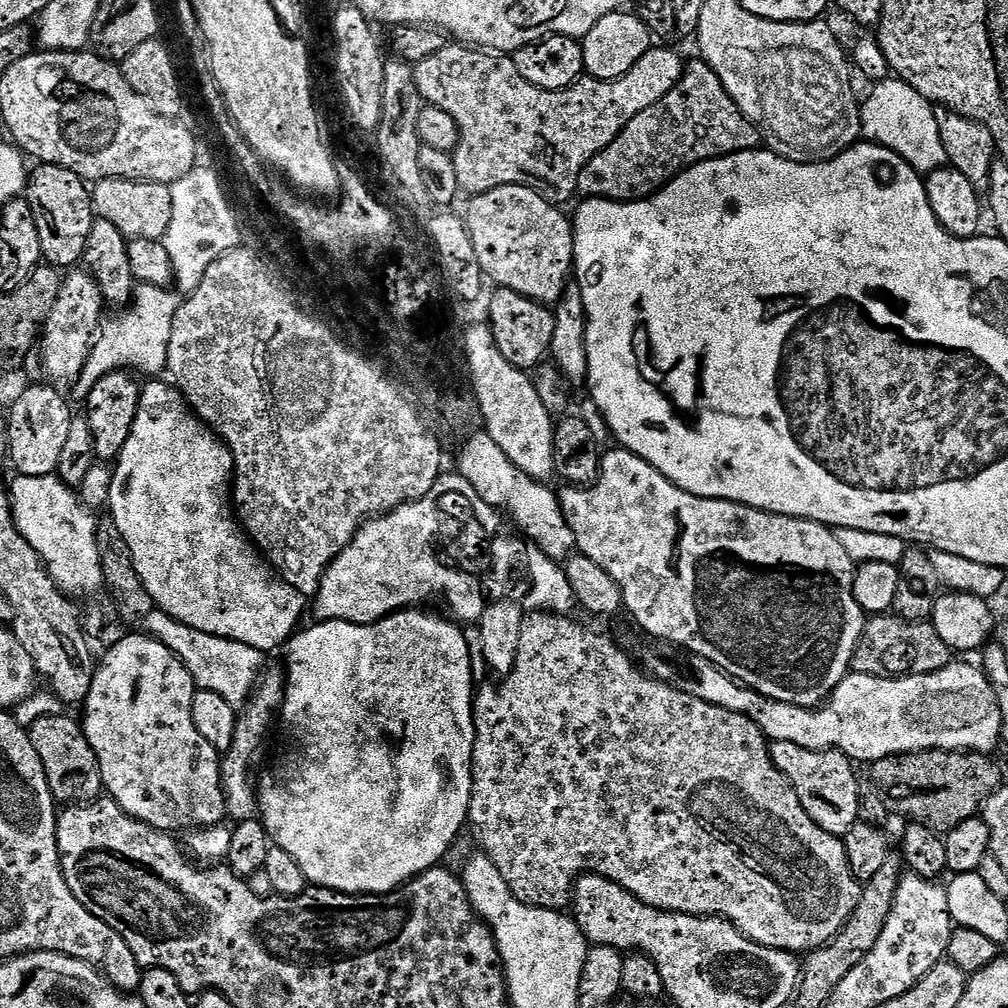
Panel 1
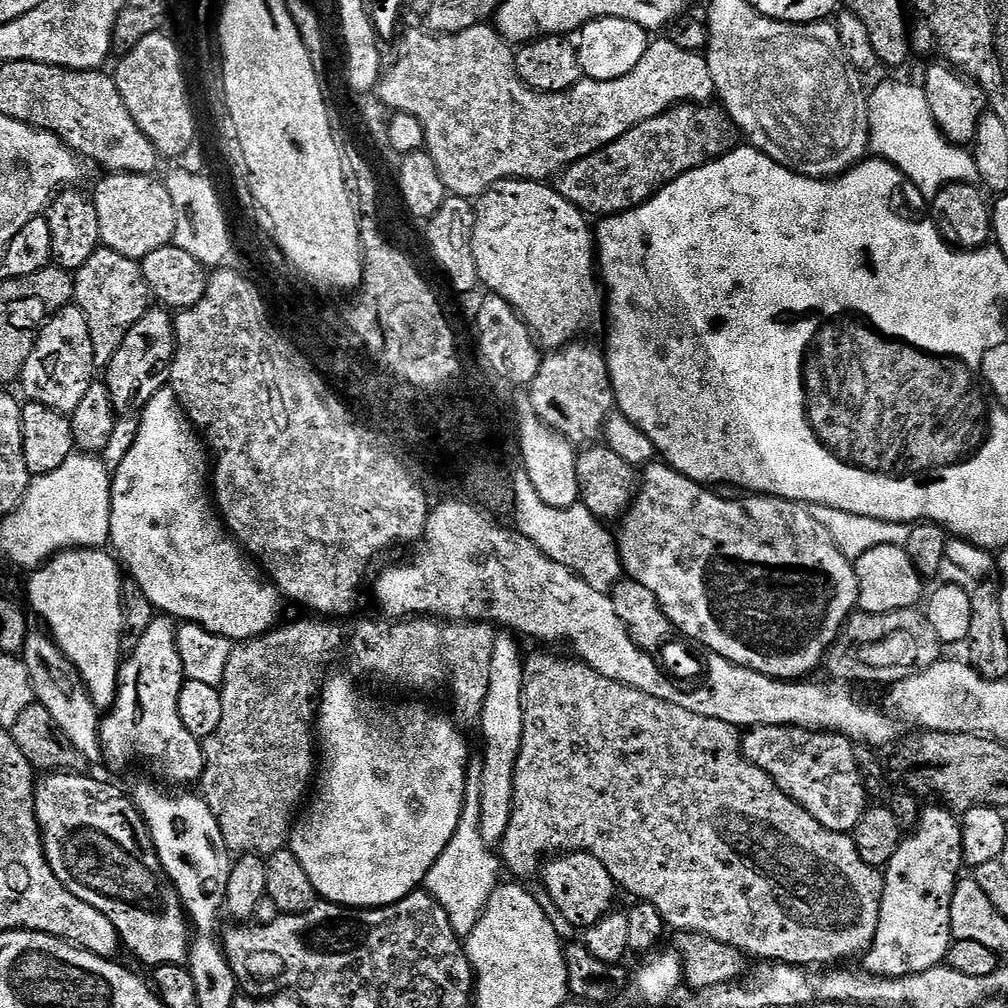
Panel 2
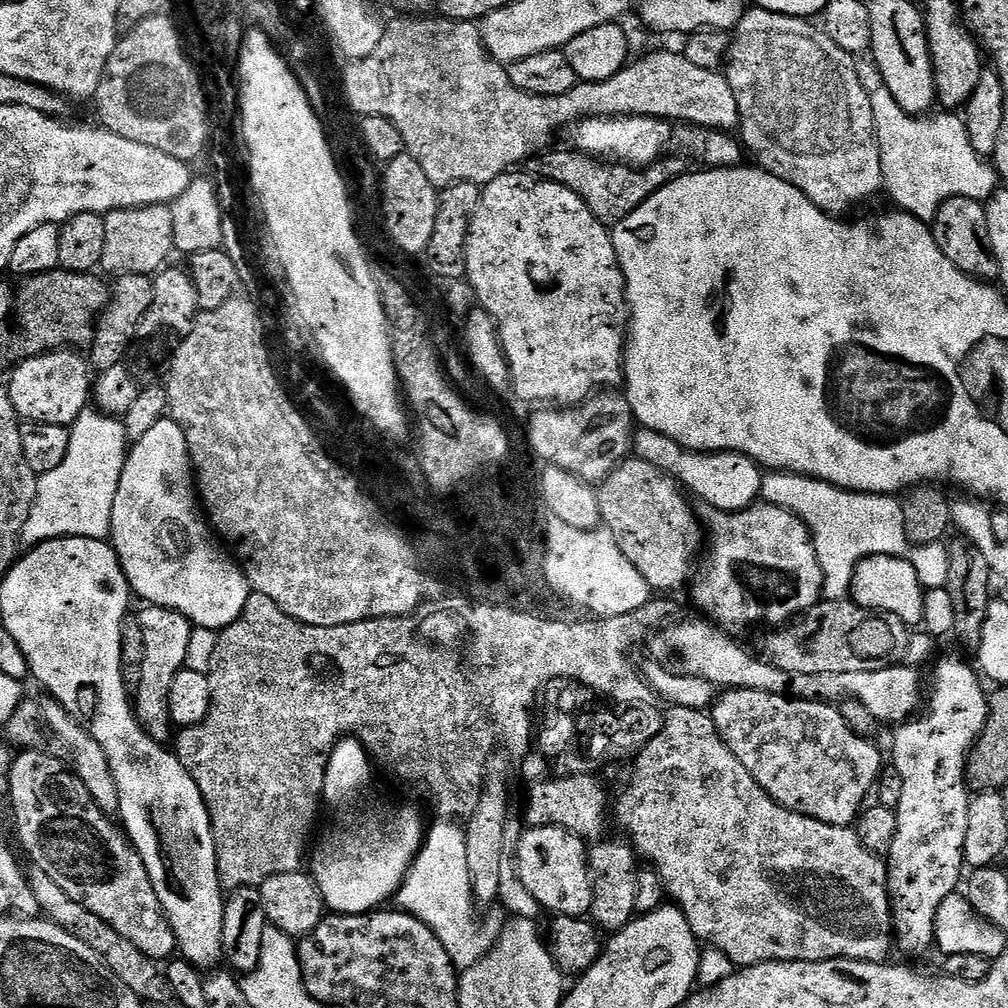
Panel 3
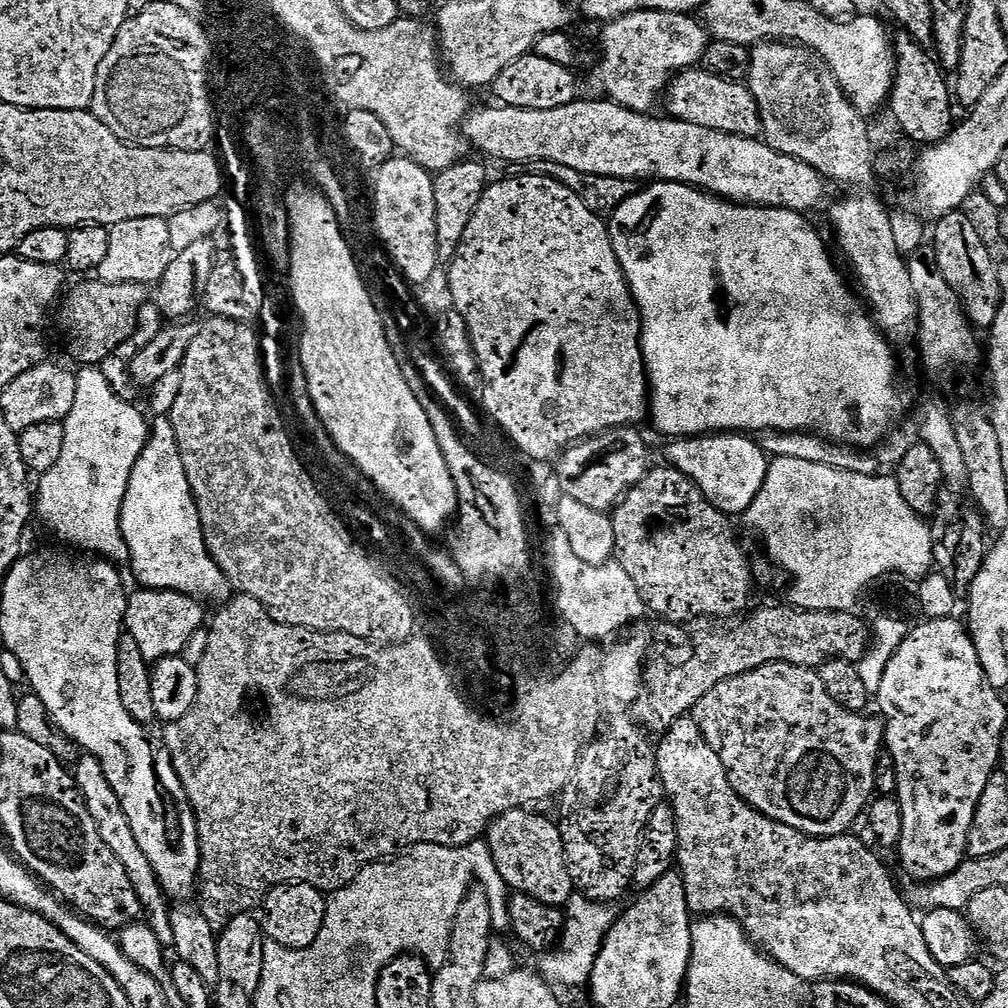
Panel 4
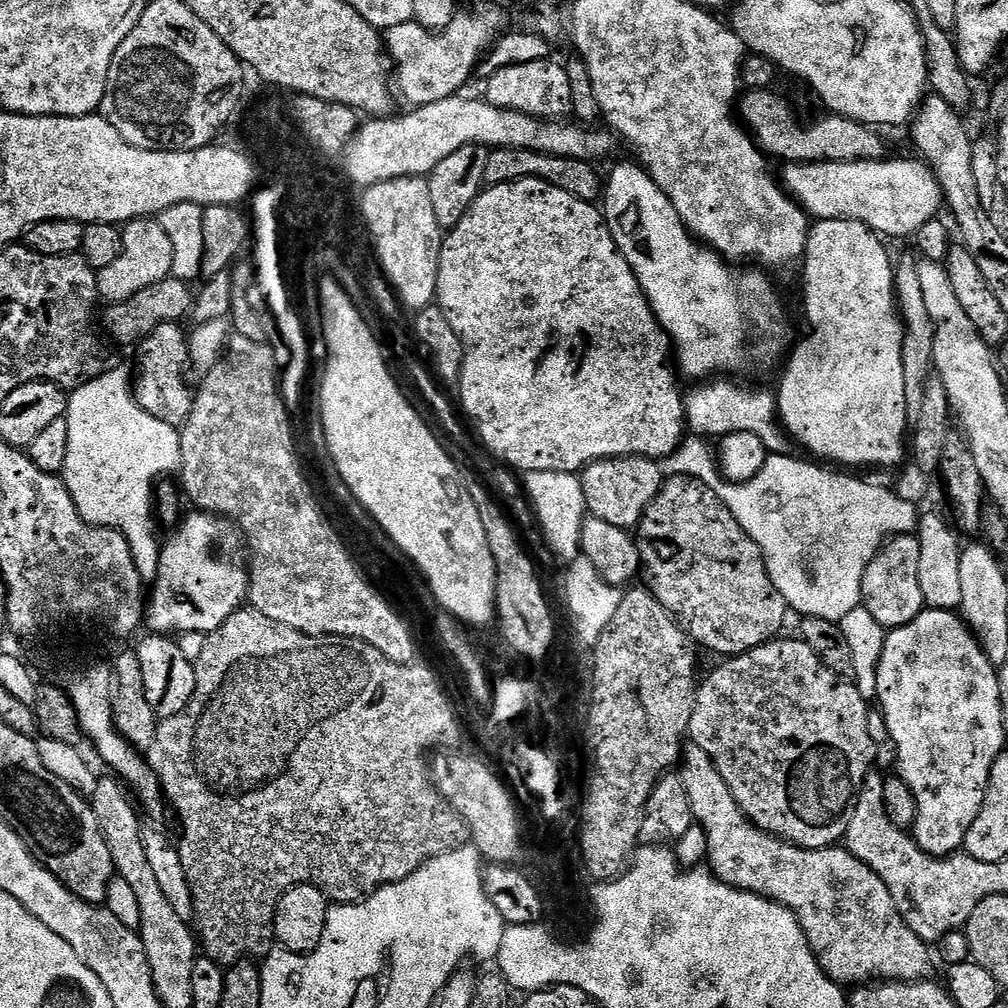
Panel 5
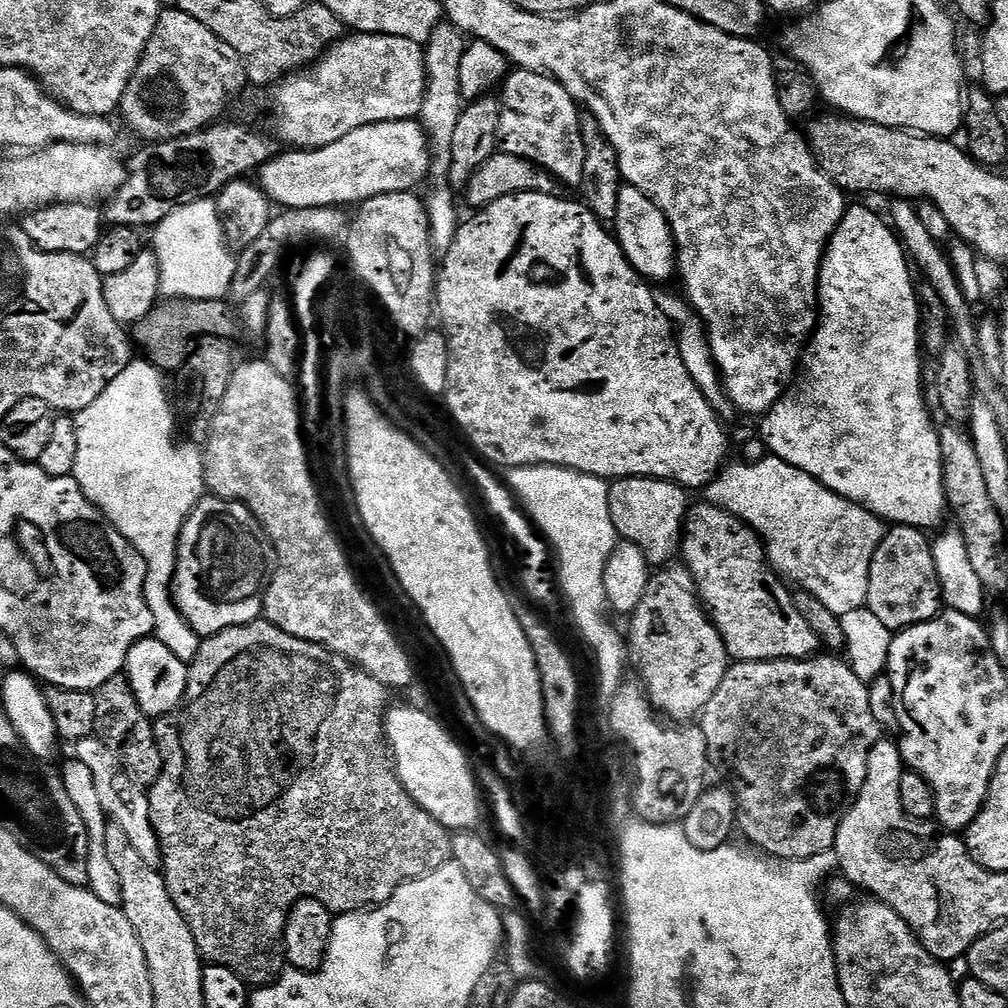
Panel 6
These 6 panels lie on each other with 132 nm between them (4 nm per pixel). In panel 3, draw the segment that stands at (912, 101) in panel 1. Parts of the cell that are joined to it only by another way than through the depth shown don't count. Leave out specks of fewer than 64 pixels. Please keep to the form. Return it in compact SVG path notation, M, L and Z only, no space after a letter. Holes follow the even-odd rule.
M880 86L877 92L871 93L872 109L874 110L874 126L876 127L876 141L880 147L880 161L882 162L882 178L884 179L883 191L893 200L895 207L902 212L909 212L914 218L925 222L935 221L942 202L955 196L974 198L981 202L998 188L998 177L995 167L985 157L979 156L970 146L970 134L966 130L963 119L956 114L936 116L925 114L911 116L894 102L888 89Z

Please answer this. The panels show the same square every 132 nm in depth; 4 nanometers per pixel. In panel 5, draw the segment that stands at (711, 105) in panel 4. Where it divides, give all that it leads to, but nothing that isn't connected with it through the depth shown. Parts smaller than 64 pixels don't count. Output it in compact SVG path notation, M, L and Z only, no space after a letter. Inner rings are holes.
M748 90L738 100L739 119L762 152L781 156L784 162L801 163L879 160L885 155L884 144L875 127L835 114L824 114L817 124L803 124L795 110L774 93L772 90Z

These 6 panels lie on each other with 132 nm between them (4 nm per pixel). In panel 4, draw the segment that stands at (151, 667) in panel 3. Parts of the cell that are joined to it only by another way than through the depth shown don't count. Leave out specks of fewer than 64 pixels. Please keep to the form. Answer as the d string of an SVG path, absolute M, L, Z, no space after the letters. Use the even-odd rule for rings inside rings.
M144 588L139 591L133 591L128 597L128 609L123 623L127 635L138 640L142 654L149 662L181 655L192 635L205 627L205 605L195 596L187 596L182 592L167 592L162 588Z

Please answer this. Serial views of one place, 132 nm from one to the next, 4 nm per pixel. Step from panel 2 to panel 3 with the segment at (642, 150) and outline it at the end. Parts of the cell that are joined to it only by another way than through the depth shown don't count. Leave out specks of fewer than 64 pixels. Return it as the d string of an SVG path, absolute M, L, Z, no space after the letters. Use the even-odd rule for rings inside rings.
M545 151L543 154L527 161L526 168L531 175L542 180L553 180L556 184L566 186L586 202L586 206L605 226L615 226L624 220L642 202L646 202L660 188L665 188L671 180L685 171L680 160L661 158L647 166L633 166L619 162L609 162L603 158L588 156L584 152Z

